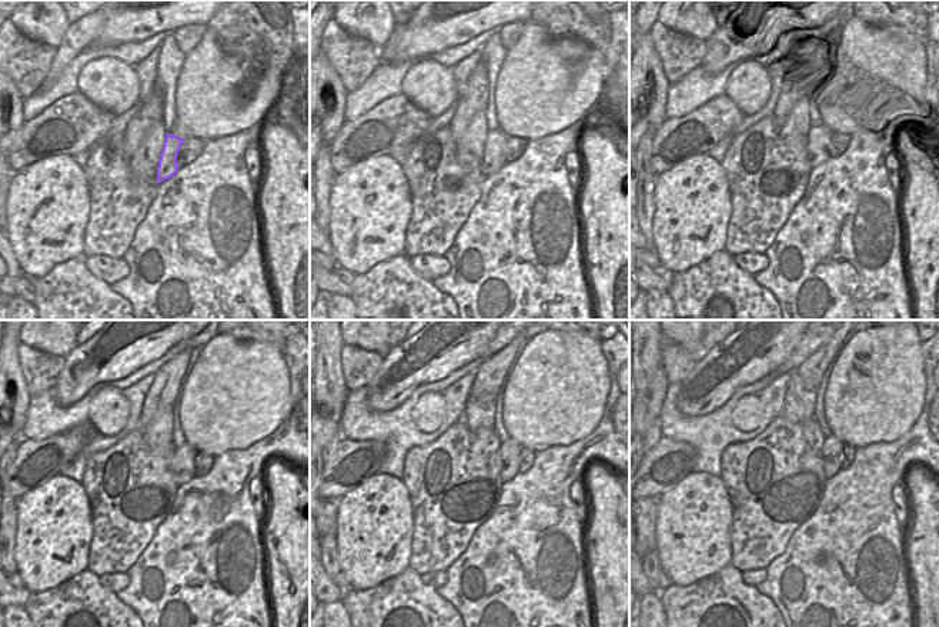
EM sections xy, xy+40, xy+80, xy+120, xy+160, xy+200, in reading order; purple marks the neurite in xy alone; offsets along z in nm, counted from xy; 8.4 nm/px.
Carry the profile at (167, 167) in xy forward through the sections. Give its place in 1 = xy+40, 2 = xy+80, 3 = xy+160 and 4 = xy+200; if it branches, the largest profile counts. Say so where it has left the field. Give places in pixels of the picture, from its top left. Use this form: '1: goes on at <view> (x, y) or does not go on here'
1: goes on at xy+40 (494, 150)
2: goes on at xy+80 (818, 137)
3: goes on at xy+160 (510, 450)
4: goes on at xy+200 (832, 447)

